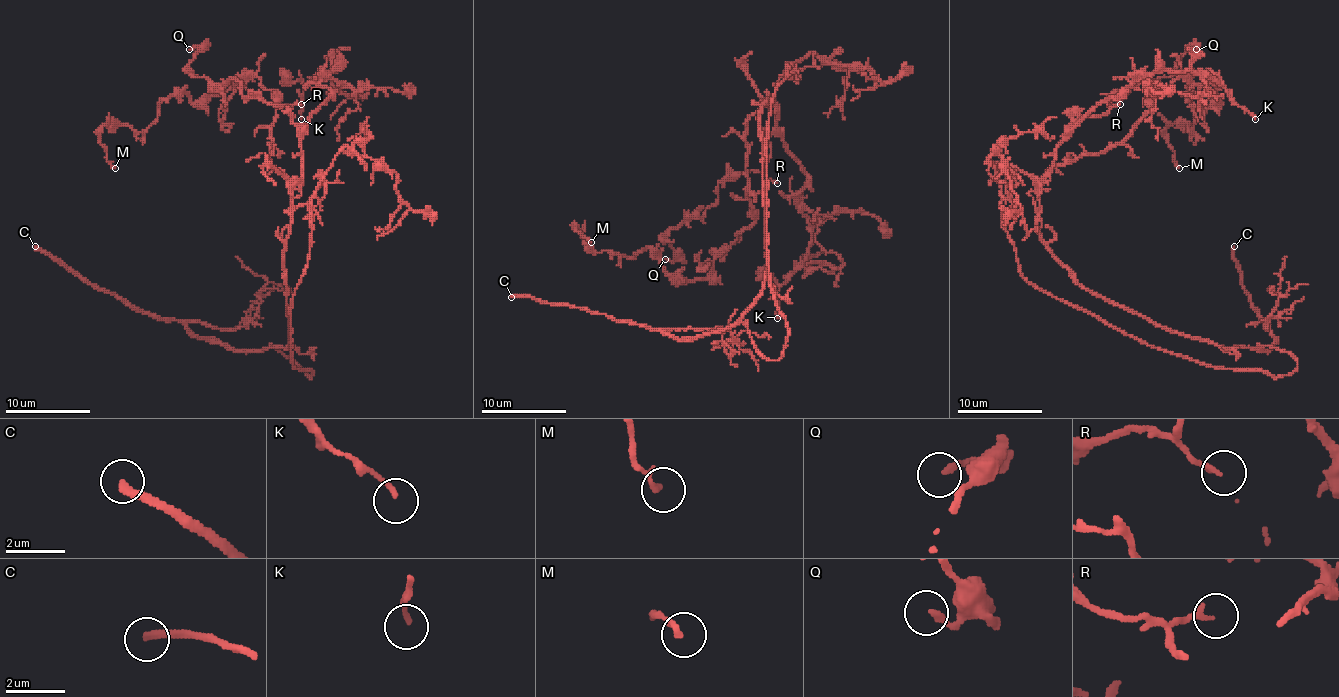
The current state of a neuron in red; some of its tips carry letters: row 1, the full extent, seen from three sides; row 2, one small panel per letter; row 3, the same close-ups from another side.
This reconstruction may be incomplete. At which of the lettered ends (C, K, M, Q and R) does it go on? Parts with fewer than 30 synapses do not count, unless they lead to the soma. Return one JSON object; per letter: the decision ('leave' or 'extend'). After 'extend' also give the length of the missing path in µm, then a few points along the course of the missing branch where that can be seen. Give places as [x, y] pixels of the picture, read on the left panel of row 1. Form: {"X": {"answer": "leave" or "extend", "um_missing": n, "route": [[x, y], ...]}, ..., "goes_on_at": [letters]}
{"C": {"answer": "extend", "um_missing": 120}, "K": {"answer": "leave"}, "M": {"answer": "leave"}, "Q": {"answer": "leave"}, "R": {"answer": "leave"}, "goes_on_at": ["C"]}

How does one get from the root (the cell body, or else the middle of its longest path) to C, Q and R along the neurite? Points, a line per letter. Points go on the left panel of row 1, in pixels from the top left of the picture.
C: (290, 341), (286, 347), (236, 350), (200, 339), (176, 320), (136, 312), (113, 295), (94, 288), (35, 246)
Q: (290, 341), (284, 240), (301, 130), (284, 107), (246, 98), (233, 79), (193, 77), (197, 49), (189, 49)
R: (290, 341), (284, 240), (290, 225), (290, 187), (301, 176), (301, 130), (288, 109), (301, 104)

